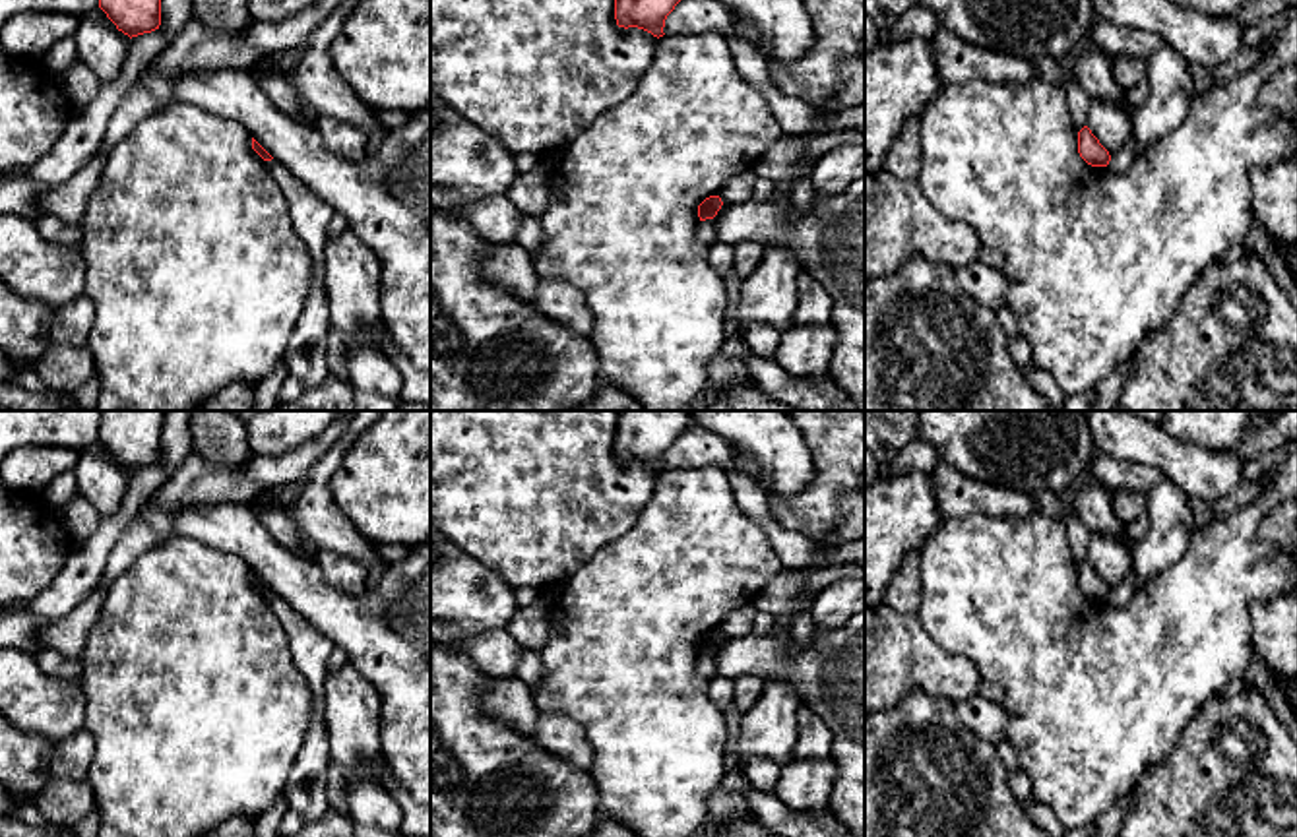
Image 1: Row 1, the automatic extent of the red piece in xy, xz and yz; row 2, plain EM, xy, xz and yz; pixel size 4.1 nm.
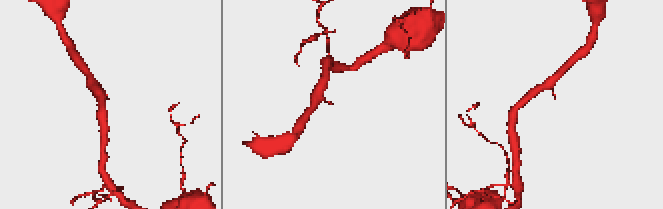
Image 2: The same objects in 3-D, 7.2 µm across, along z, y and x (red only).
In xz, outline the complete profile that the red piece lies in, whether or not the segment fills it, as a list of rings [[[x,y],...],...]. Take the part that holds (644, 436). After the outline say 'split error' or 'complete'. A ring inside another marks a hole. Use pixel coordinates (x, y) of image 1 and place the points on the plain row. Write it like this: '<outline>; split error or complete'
[[[620,411],[615,432],[618,461],[638,461],[663,471],[667,450],[692,426],[688,411]]]; complete

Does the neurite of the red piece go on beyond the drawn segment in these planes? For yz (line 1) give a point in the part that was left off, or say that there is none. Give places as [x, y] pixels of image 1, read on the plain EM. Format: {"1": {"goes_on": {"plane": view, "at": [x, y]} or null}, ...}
{"1": {"goes_on": null}}

